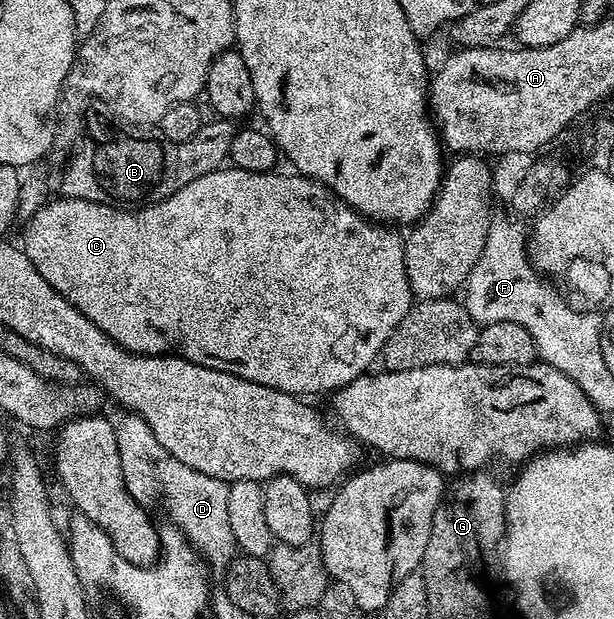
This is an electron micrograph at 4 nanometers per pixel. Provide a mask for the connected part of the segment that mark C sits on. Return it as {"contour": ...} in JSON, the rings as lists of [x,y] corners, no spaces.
{"contour":[[[220,167],[209,175],[201,175],[201,179],[193,179],[193,183],[185,183],[181,191],[163,201],[152,201],[150,205],[132,209],[60,196],[59,201],[51,199],[44,203],[26,222],[27,230],[23,233],[21,248],[33,267],[41,271],[49,287],[56,289],[70,305],[81,311],[81,315],[85,315],[85,319],[97,323],[97,327],[101,327],[109,339],[130,353],[145,353],[149,357],[174,354],[201,367],[232,373],[282,393],[331,395],[336,389],[353,383],[353,379],[362,377],[374,366],[371,365],[374,361],[376,364],[389,335],[393,335],[397,323],[405,319],[412,307],[413,294],[403,254],[405,241],[402,236],[390,233],[395,232],[390,228],[356,213],[320,181],[291,171],[279,172],[254,173],[234,167]]]}

